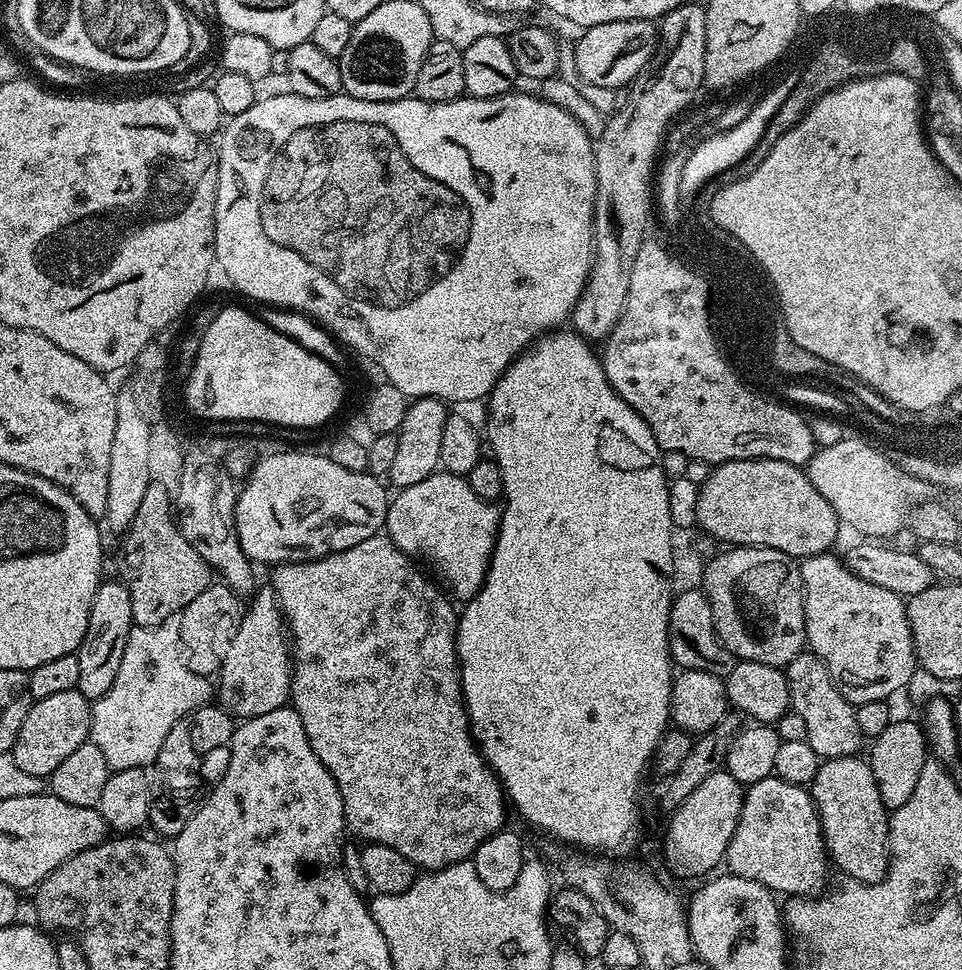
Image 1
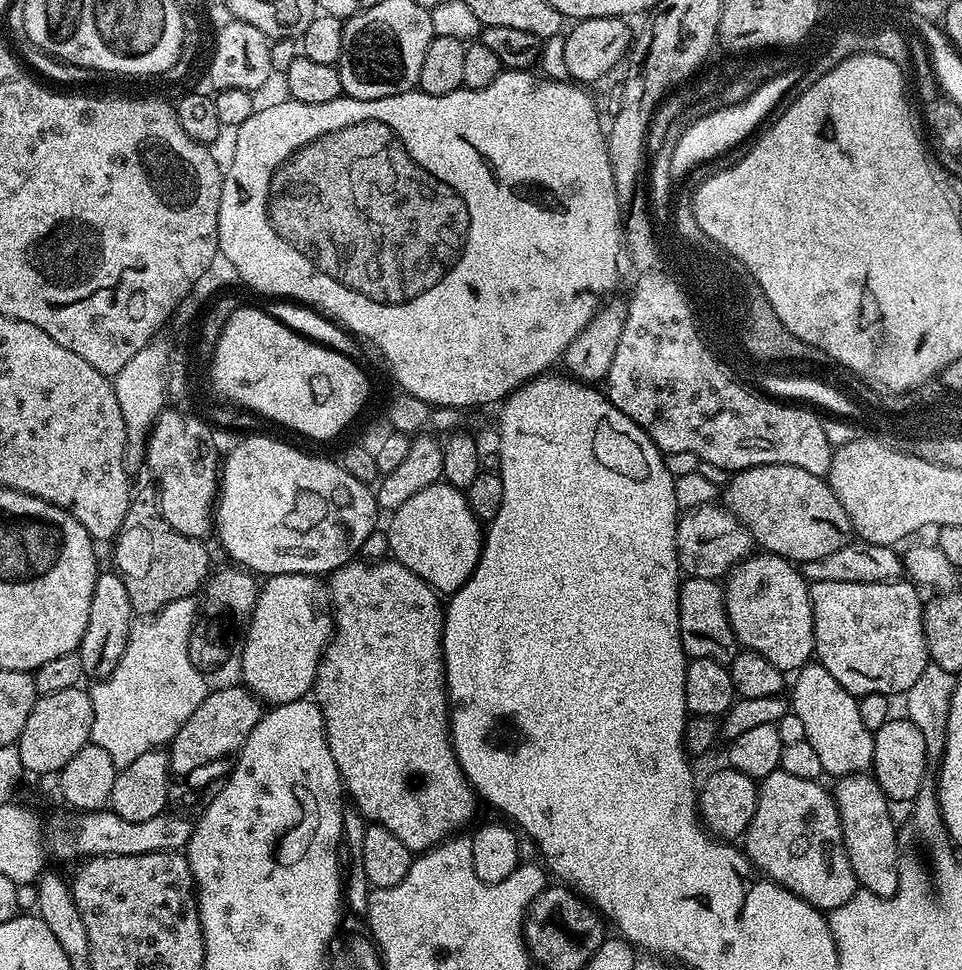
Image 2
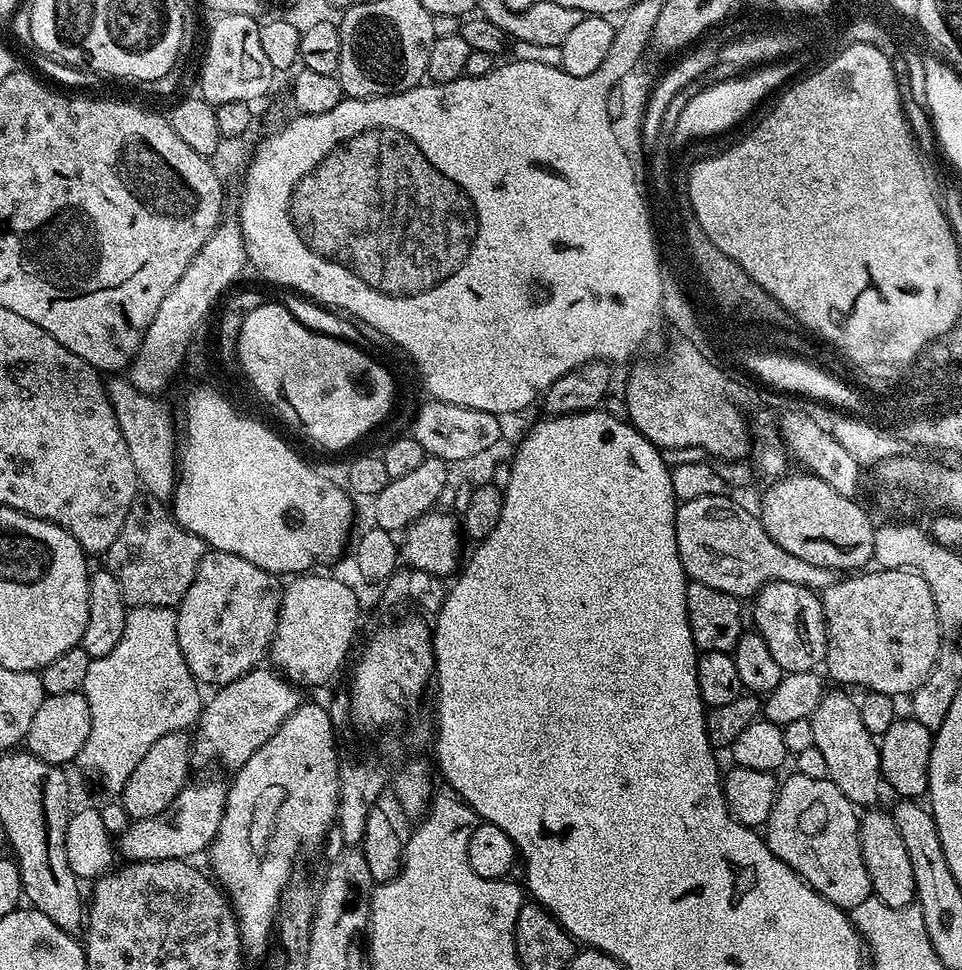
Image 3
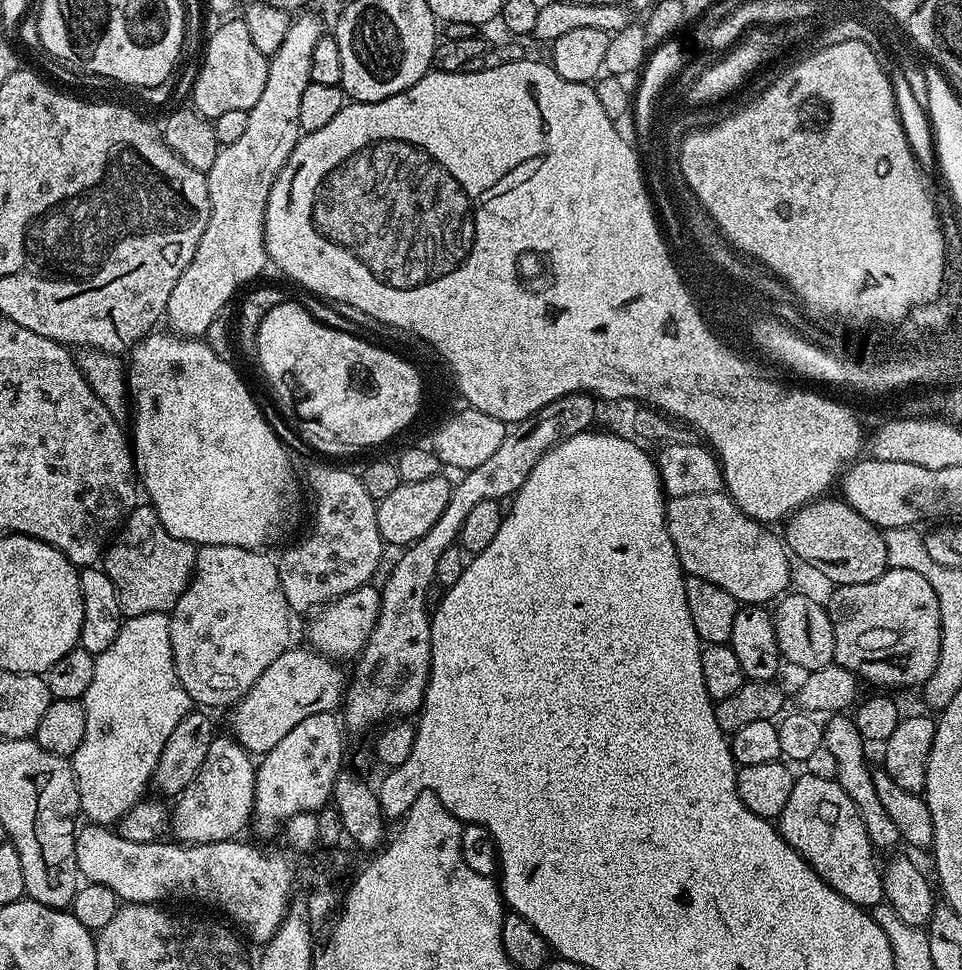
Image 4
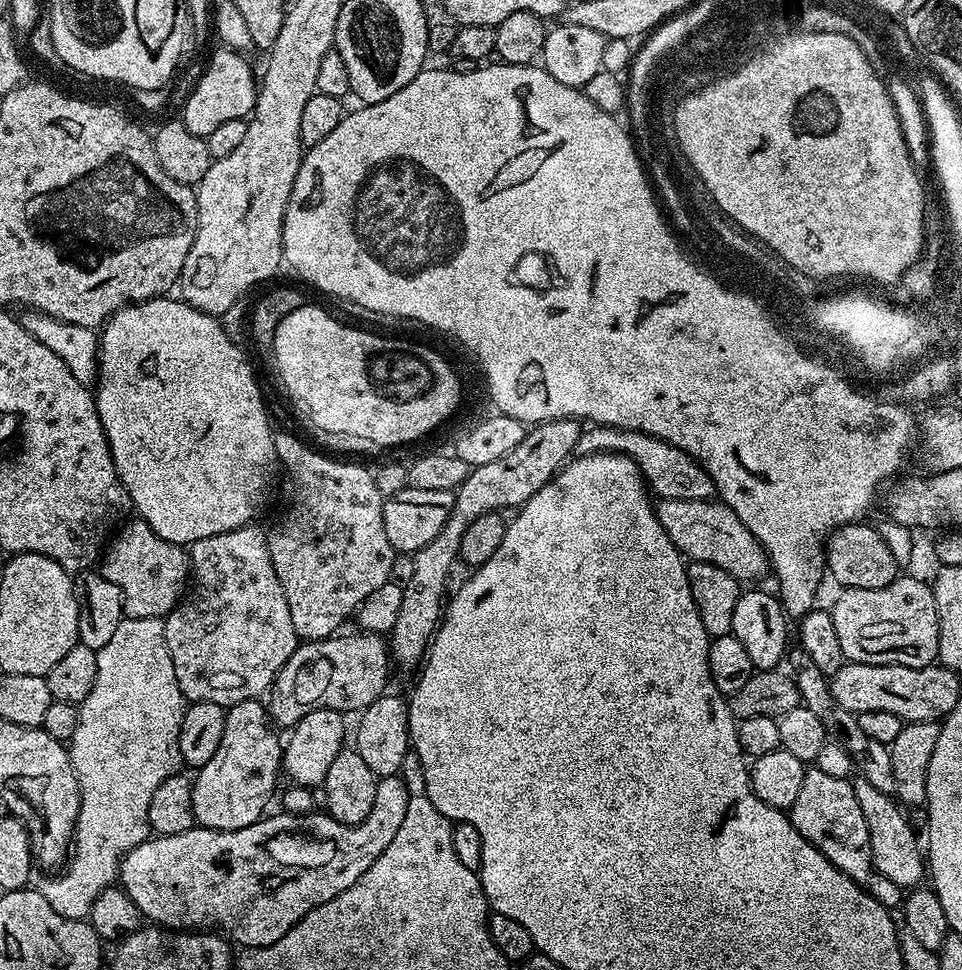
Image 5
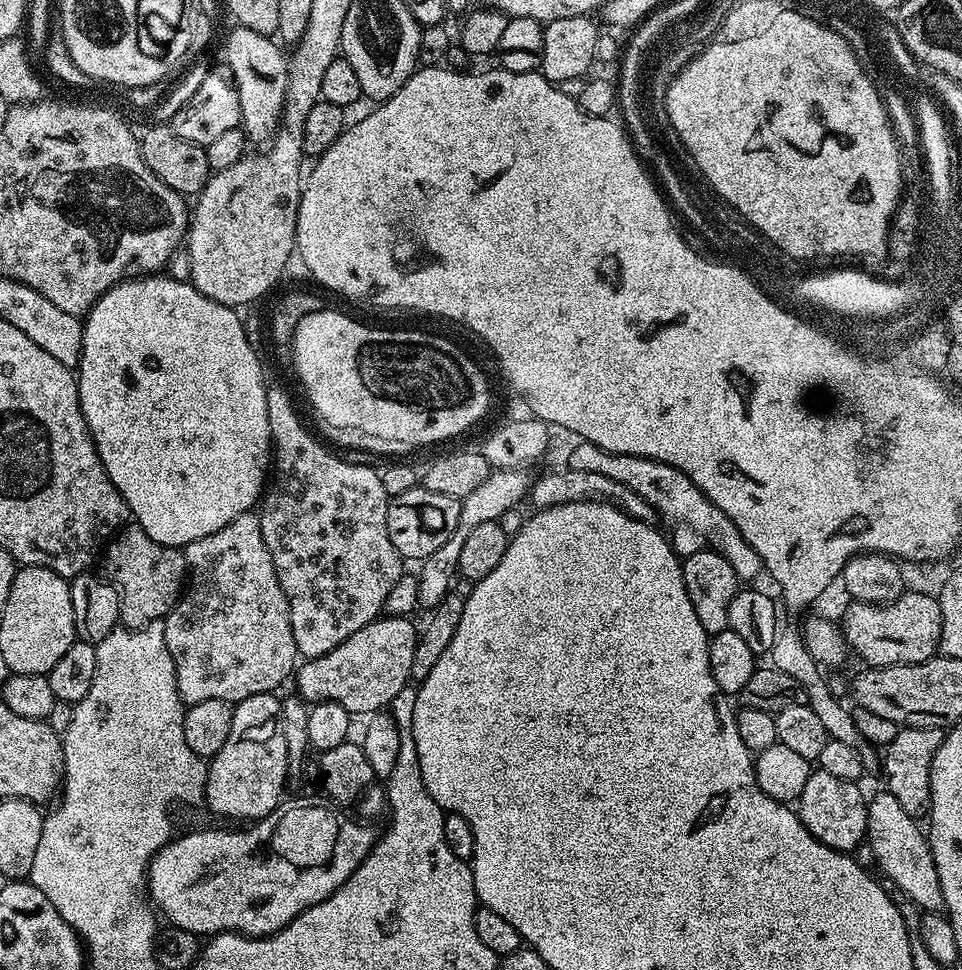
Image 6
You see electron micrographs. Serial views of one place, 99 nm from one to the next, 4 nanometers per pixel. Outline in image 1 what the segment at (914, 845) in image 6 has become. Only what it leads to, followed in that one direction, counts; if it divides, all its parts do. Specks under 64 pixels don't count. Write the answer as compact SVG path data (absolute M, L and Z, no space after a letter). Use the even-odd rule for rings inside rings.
M810 650L800 652L784 668L788 679L788 702L791 711L797 712L806 726L806 740L824 760L857 755L862 737L854 705L838 690L826 666Z

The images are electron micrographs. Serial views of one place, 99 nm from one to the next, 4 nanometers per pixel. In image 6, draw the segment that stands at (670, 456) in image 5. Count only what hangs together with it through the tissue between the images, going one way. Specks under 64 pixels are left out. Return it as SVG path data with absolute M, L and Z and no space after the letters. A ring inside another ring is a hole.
M580 440L572 448L572 453L566 462L569 469L584 469L594 474L605 475L606 478L620 482L629 487L634 494L641 495L652 507L653 513L660 516L672 527L670 539L672 549L676 555L683 558L703 552L709 546L711 551L722 554L730 566L734 566L736 577L742 582L752 582L759 572L765 571L764 563L758 558L754 546L742 538L738 526L730 522L730 518L698 486L694 484L681 468L675 468L672 464L658 462L651 458L631 456L630 454L614 454L610 450L604 450L602 446L594 446L589 440Z

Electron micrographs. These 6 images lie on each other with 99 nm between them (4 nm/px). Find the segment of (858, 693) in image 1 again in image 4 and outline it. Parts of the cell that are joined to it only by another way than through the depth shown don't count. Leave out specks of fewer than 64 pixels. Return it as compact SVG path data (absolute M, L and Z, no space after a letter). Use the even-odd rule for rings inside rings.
M889 568L883 572L878 578L874 578L874 582L862 582L861 584L841 584L831 589L832 597L826 600L828 617L832 623L834 630L834 660L835 663L841 664L846 670L850 670L861 681L869 680L872 684L881 684L881 689L892 690L888 688L912 688L915 686L923 686L930 678L930 674L934 674L934 670L938 666L938 654L940 653L940 607L938 606L938 594L934 594L934 586L930 586L930 582L926 578L922 578L922 574L918 574L918 570L913 568Z

